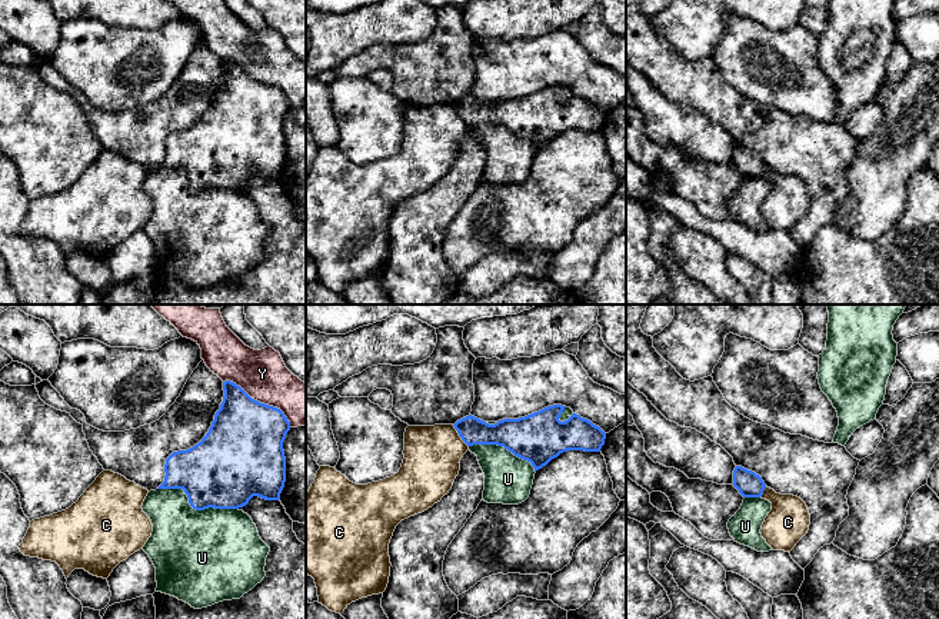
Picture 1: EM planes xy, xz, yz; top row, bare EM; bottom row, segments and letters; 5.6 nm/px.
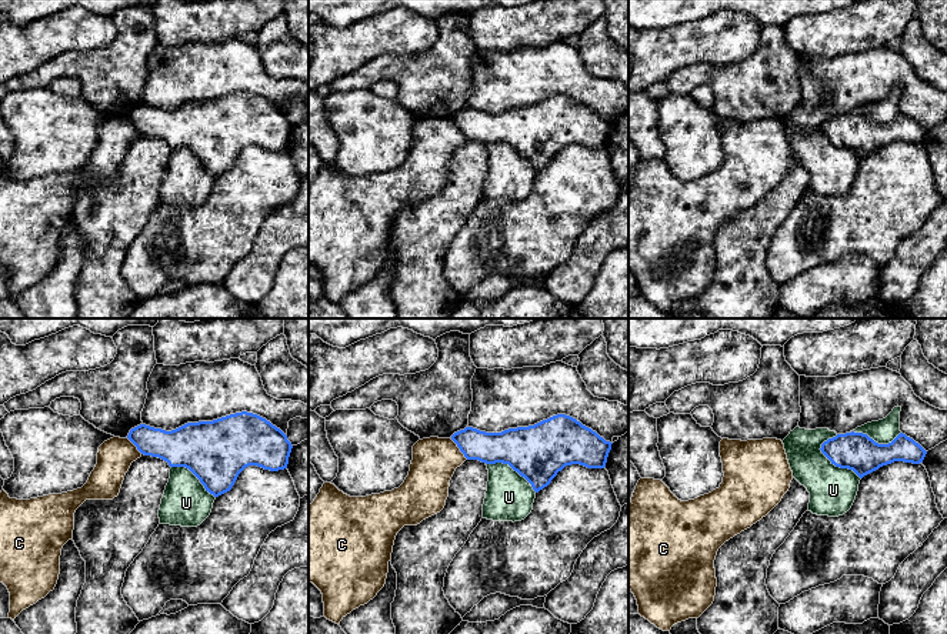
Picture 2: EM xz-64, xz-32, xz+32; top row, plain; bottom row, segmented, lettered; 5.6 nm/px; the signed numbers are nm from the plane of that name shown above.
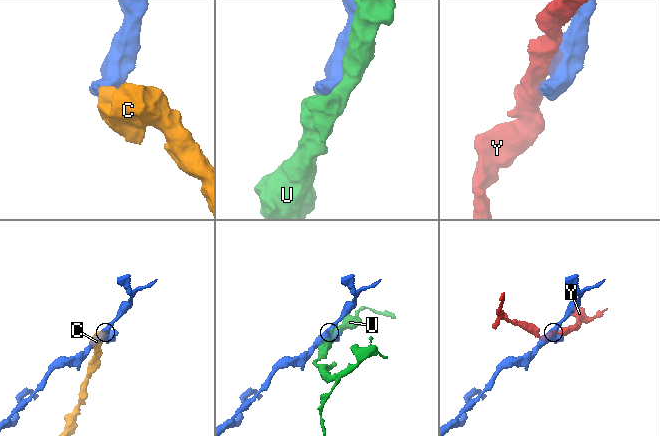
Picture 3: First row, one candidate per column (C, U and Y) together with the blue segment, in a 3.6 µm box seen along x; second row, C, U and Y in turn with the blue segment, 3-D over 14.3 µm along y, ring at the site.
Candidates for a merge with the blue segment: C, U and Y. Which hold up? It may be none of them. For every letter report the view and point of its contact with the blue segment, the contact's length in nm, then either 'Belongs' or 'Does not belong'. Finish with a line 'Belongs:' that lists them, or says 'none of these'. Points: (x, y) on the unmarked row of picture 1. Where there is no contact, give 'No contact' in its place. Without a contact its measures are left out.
C: Touches blue at xz (459, 115). Shared border 160 nm. Does not belong
U: Touches blue at xy (195, 187). Shared border 480 nm. Does not belong
Y: Touches blue at xy (259, 82). Shared border 460 nm. Does not belong
Belongs: none of these

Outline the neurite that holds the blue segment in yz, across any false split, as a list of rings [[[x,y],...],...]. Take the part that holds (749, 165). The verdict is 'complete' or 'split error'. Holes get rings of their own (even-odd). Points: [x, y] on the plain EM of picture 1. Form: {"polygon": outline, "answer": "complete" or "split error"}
{"polygon": [[[736,146],[733,150],[733,166],[743,177],[760,177],[766,167],[759,154],[742,146]]], "answer": "complete"}

